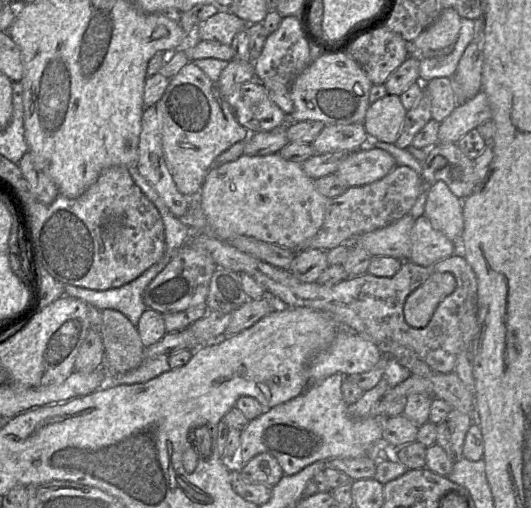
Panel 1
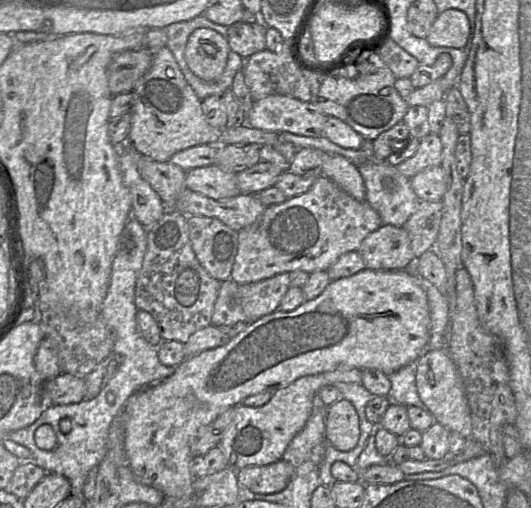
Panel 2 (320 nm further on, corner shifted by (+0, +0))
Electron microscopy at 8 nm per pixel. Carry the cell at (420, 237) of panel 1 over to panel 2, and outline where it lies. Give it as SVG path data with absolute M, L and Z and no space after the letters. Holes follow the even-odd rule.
M382 224L370 233L357 252L370 270L401 270L413 266L417 259L407 231L393 225Z

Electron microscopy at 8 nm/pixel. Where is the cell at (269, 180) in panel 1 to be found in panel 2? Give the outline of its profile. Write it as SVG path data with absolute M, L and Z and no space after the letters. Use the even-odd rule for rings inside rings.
M216 164L186 171L185 186L212 199L225 199L241 194L236 173L225 171Z

